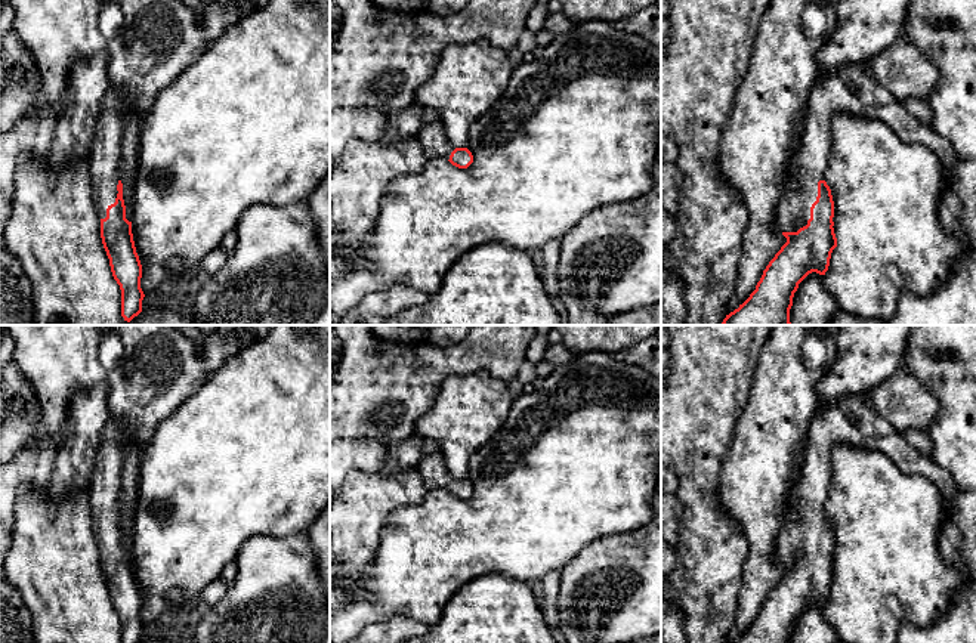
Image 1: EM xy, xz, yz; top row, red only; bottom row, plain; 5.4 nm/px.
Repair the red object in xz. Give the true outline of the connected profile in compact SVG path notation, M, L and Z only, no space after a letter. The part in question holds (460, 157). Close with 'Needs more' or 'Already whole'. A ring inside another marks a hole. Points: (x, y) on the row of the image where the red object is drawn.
M441 121L424 127L418 135L418 142L427 158L448 160L458 169L467 169L473 163L473 155L467 148L454 148Z. Needs more

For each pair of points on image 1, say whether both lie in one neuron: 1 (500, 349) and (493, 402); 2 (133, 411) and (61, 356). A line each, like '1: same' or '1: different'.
1: different
2: same

